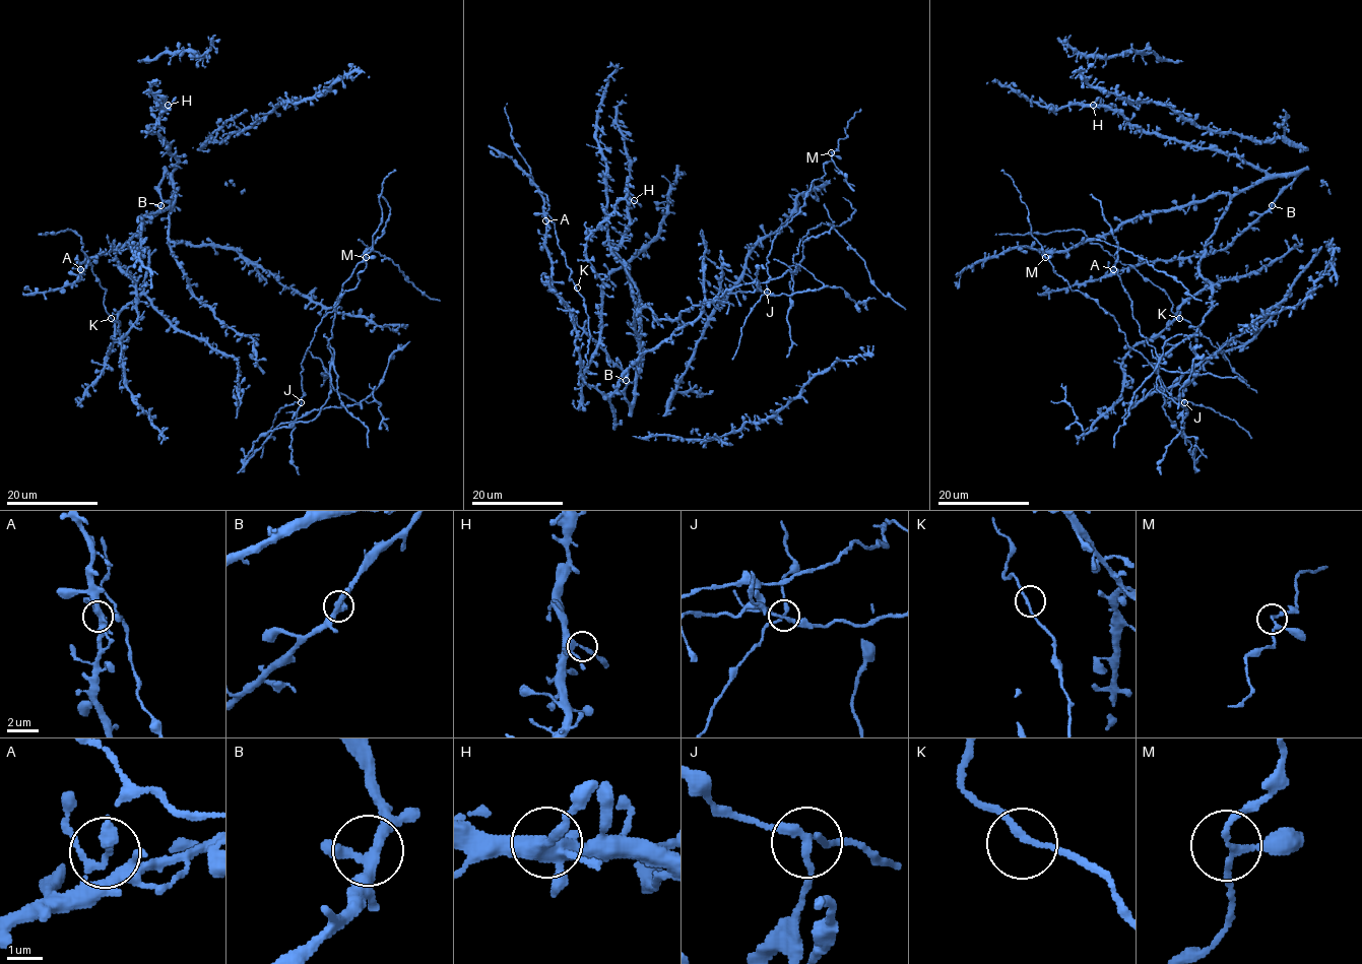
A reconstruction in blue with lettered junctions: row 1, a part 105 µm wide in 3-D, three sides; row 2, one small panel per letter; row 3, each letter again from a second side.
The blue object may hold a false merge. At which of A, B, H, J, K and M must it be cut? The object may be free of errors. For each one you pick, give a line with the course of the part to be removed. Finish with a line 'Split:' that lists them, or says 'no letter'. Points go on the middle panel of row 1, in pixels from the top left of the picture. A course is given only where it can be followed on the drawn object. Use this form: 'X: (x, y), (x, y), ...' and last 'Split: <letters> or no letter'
J: (766, 292), (823, 285), (793, 262), (800, 240), (821, 223), (864, 261), (883, 294), (905, 309)
Split: J

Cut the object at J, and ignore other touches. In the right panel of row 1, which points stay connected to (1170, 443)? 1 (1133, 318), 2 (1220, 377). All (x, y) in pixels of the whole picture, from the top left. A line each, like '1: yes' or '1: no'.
1: yes
2: yes

